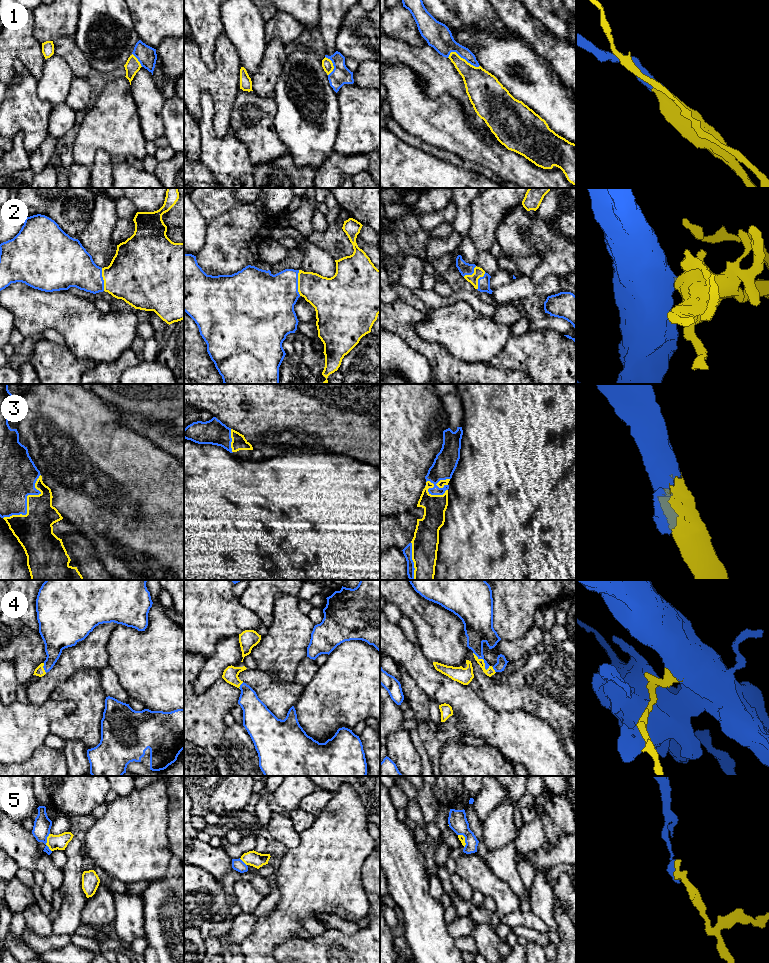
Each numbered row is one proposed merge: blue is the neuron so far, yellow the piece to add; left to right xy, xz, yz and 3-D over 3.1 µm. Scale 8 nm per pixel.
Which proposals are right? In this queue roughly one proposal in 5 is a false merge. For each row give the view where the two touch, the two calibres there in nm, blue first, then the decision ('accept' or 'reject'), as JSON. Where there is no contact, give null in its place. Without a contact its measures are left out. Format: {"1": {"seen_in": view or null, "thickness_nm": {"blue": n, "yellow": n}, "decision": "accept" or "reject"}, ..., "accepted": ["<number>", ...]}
{"1": {"seen_in": "yz", "thickness_nm": {"blue": 190, "yellow": 240}, "decision": "accept"}, "2": {"seen_in": "xz", "thickness_nm": {"blue": 380, "yellow": 280}, "decision": "accept"}, "3": {"seen_in": "xy", "thickness_nm": {"blue": 300, "yellow": 300}, "decision": "accept"}, "4": {"seen_in": "yz", "thickness_nm": {"blue": 220, "yellow": 70}, "decision": "accept"}, "5": {"seen_in": "xy", "thickness_nm": {"blue": 140, "yellow": 120}, "decision": "reject"}, "accepted": ["1", "2", "3", "4"]}

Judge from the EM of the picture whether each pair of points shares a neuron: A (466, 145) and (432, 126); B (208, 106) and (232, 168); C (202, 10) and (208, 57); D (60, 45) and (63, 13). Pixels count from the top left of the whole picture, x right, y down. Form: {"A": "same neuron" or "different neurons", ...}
{"A": "same neuron", "B": "same neuron", "C": "same neuron", "D": "different neurons"}

